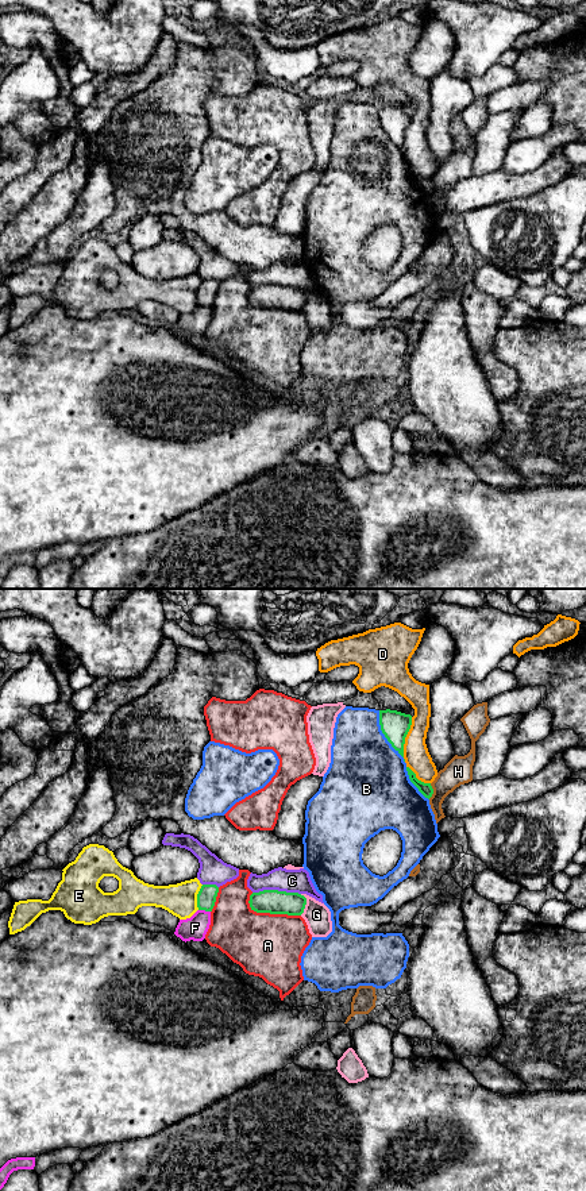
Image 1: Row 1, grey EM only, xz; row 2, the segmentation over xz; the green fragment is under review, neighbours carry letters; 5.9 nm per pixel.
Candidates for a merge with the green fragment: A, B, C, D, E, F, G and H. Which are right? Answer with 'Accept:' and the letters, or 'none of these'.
Accept: none of these

